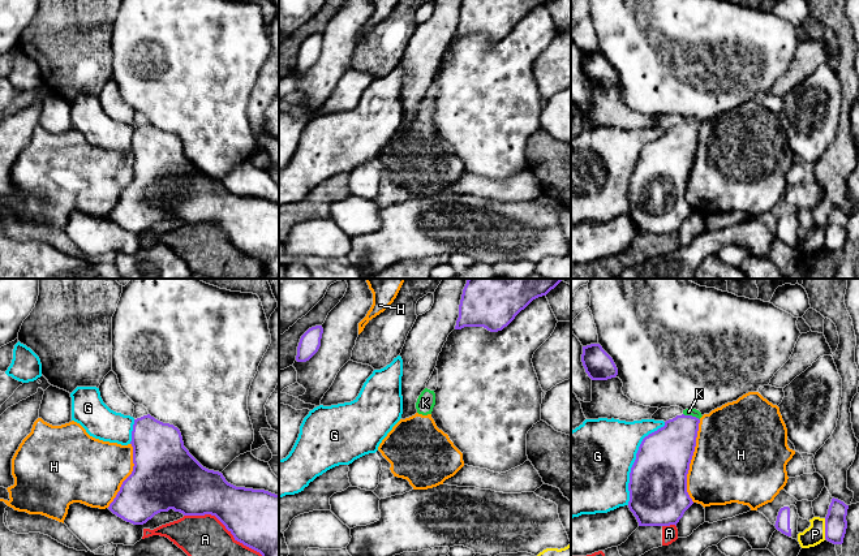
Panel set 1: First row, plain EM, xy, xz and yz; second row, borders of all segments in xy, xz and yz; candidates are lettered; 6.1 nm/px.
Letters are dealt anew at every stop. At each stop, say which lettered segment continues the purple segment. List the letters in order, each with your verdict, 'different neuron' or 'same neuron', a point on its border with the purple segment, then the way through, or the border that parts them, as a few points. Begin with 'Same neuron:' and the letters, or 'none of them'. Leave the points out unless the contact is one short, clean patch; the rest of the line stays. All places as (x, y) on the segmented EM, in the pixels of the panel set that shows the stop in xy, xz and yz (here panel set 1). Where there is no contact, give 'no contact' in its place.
Same neuron: K
A: different neuron; contact xy (224, 525)
G: different neuron; contact yz (635, 460)
H: different neuron; contact yz (690, 461)
K: same neuron; contact yz (691, 416); way yz (669, 449), (691, 416), (688, 412)
P: different neuron; contact yz (825, 529)

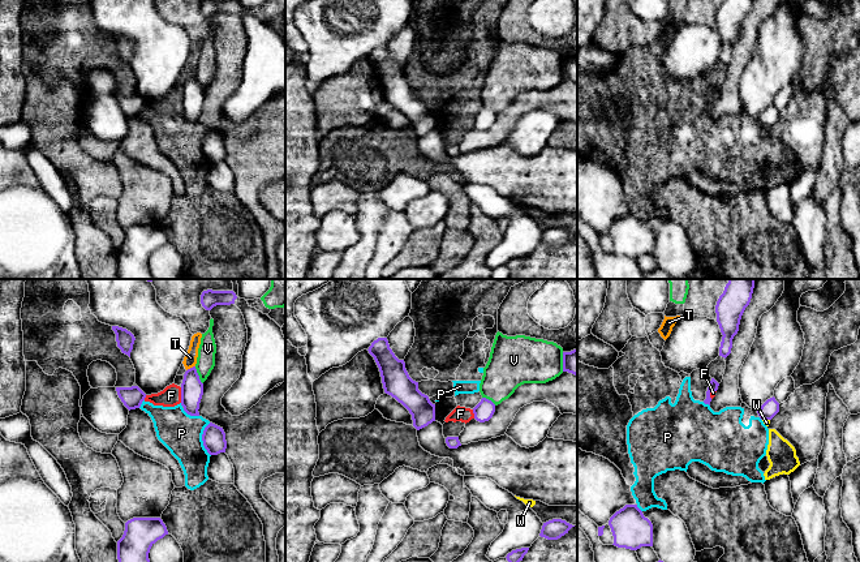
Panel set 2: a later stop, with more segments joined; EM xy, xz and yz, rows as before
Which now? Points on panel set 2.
Same neuron: none of them
F: different neuron; contact xy (181, 395); border xy (180, 387), (181, 402)
P: different neuron; contact xy (202, 440)
T: different neuron; contact xy (190, 368); border xy (194, 365), (186, 370)
V: different neuron; contact xy (198, 376)
W: different neuron; contact yz (766, 419); border yz (762, 419), (769, 420)

